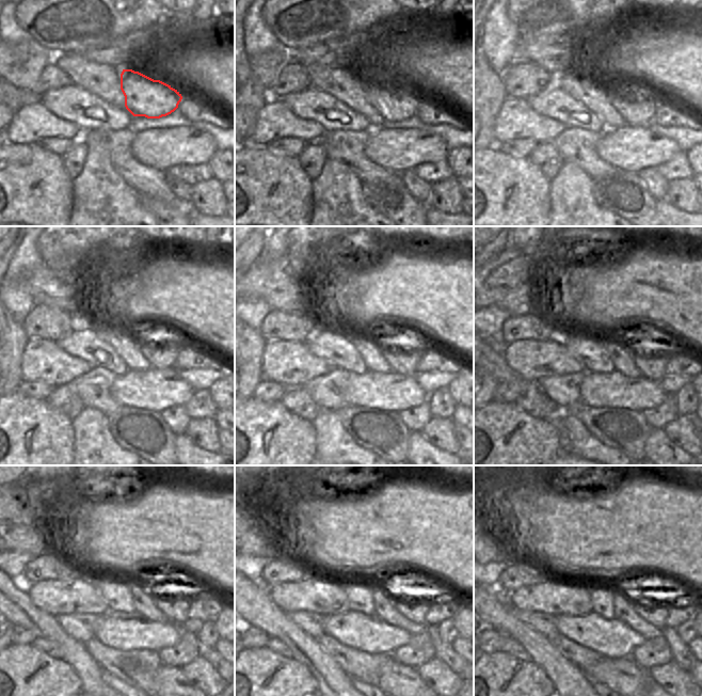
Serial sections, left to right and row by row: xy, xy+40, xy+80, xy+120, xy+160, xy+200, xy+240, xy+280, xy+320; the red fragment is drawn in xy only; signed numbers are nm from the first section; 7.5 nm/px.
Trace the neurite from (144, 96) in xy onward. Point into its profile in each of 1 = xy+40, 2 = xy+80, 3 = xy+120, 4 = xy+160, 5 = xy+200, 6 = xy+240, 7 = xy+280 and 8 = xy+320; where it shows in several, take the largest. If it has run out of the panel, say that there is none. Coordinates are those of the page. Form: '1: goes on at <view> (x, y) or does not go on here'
1: goes on at xy+40 (393, 105)
2: goes on at xy+80 (638, 112)
3: goes on at xy+120 (162, 353)
4: goes on at xy+160 (404, 361)
5: goes on at xy+200 (652, 367)
6: goes on at xy+240 (176, 608)
7: goes on at xy+280 (415, 610)
8: goes on at xy+320 (655, 612)

